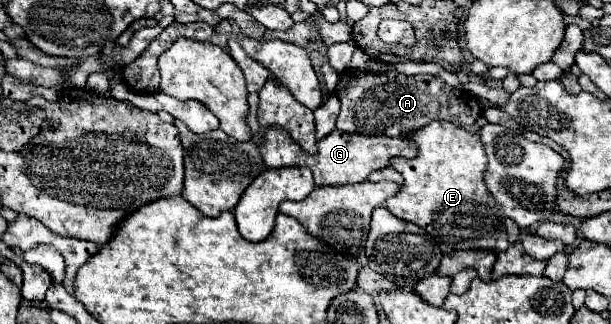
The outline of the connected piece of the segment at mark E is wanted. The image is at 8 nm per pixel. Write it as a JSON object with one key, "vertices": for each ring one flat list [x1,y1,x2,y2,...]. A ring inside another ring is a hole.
{"vertices":[[433,121,427,127,409,133,409,137,417,143,419,155,415,159,391,159,389,165,403,175,405,183,401,191,385,203,385,207,395,217,423,227,431,237,439,237,443,253,457,249,505,251,509,243,503,211,483,179,487,155,477,133,465,131,449,121]]}

